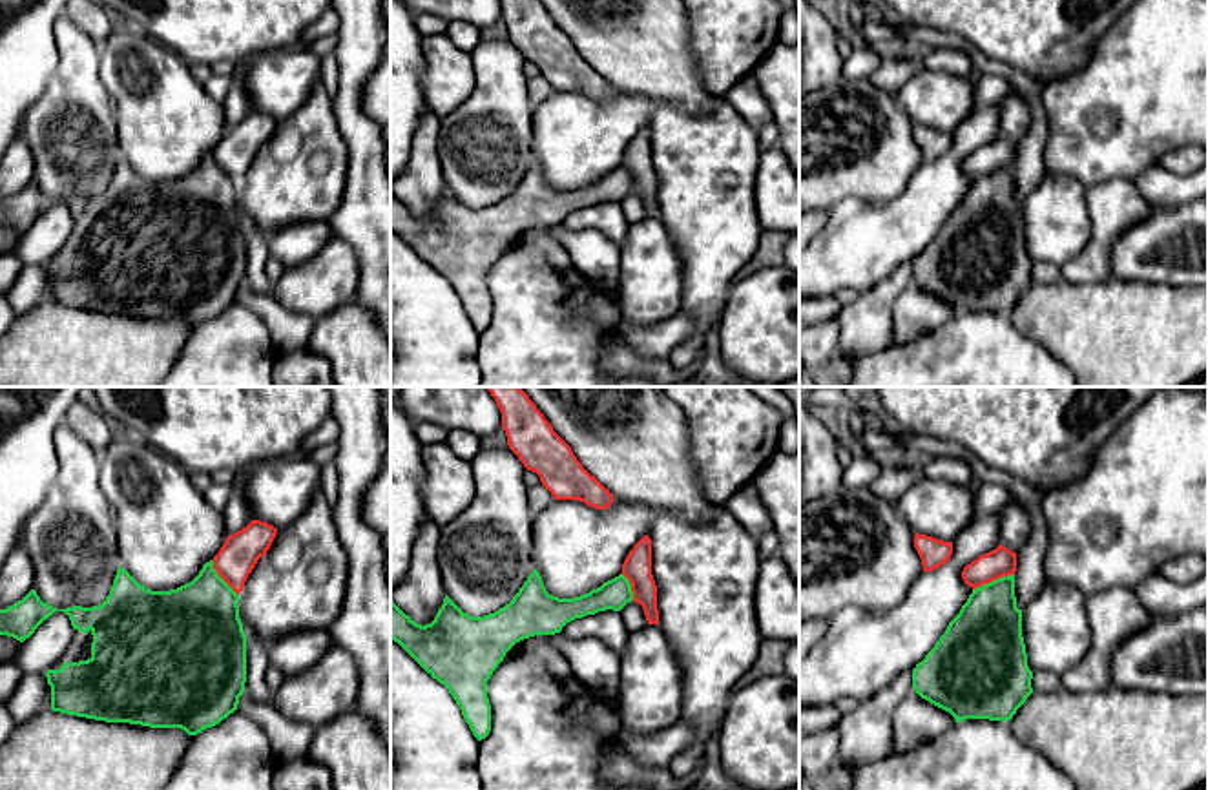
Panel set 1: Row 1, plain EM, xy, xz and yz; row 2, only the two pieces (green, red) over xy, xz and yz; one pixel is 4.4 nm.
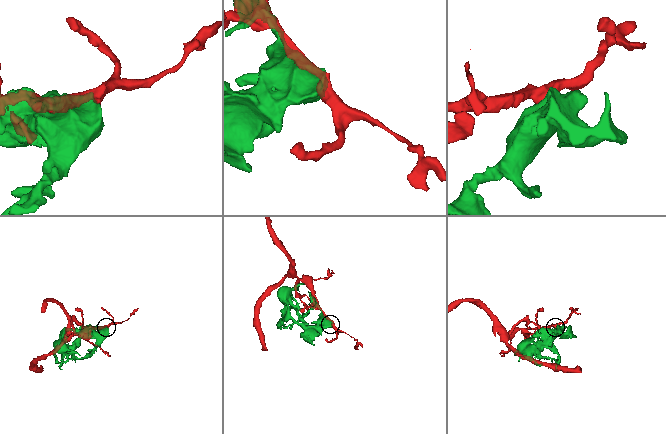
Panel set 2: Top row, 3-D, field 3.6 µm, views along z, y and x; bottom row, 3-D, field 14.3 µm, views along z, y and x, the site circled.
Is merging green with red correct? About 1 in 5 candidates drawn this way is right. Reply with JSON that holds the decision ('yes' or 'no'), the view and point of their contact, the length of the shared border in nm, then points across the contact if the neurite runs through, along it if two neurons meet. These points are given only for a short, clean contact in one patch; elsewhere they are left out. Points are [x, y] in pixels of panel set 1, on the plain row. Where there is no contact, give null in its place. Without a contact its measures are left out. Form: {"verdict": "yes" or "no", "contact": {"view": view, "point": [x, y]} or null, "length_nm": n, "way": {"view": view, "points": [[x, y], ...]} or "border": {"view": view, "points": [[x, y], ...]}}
{"verdict": "no", "contact": {"view": "yz", "point": [993, 172]}, "length_nm": 200, "border": {"view": "yz", "points": [[1013, 165], [997, 168], [973, 181]]}}

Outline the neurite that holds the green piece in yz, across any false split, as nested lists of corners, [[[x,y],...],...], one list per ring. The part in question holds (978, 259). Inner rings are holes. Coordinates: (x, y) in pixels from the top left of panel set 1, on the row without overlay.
[[[1015,166],[984,175],[969,186],[945,224],[912,261],[914,283],[949,303],[956,314],[965,310],[1011,312],[1033,285],[1033,263],[1022,228],[1022,201],[1016,199]]]

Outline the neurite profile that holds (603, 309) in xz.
[[[599,292],[586,307],[582,307],[582,314],[600,325],[608,334],[613,334],[622,319],[613,294],[608,292]]]

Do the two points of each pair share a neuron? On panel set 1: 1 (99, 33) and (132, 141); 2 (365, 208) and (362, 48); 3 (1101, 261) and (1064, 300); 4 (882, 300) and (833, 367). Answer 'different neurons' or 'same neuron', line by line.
1: different neurons
2: same neuron
3: different neurons
4: same neuron

